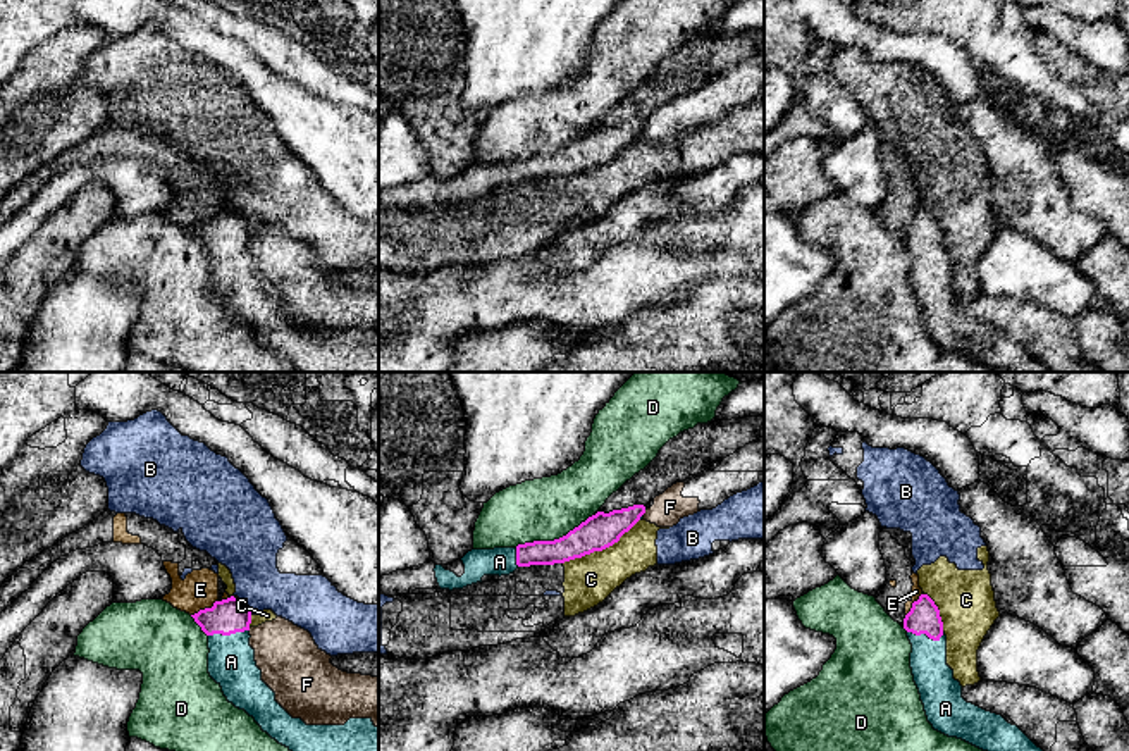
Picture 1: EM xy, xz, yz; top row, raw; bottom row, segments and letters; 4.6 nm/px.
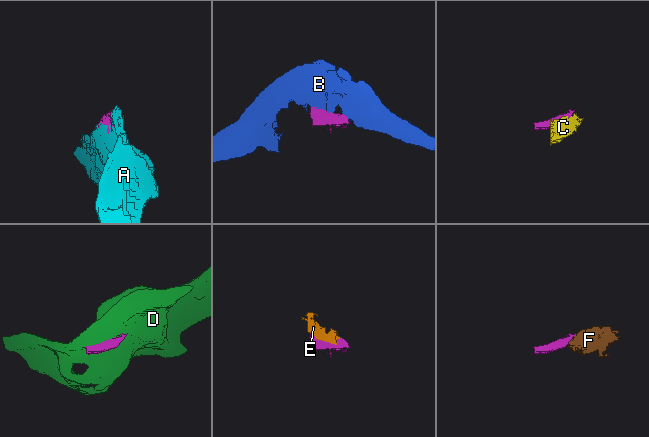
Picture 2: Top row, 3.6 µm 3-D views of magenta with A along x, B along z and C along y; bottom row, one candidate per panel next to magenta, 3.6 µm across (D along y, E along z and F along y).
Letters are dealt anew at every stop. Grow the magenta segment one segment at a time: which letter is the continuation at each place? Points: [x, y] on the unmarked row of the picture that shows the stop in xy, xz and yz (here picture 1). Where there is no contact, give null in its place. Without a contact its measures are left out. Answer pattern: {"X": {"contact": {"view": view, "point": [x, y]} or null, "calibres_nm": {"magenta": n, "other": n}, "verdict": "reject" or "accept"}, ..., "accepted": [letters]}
{"A": {"contact": {"view": "xy", "point": [228, 248]}, "calibres_nm": {"magenta": 170, "other": 220}, "verdict": "accept"}, "B": {"contact": {"view": "xy", "point": [241, 214]}, "calibres_nm": {"magenta": 170, "other": 280}, "verdict": "reject"}, "C": {"contact": {"view": "xz", "point": [601, 164]}, "calibres_nm": {"magenta": 160, "other": 220}, "verdict": "reject"}, "D": {"contact": {"view": "xz", "point": [555, 154]}, "calibres_nm": {"magenta": 160, "other": 300}, "verdict": "reject"}, "E": {"contact": {"view": "xy", "point": [205, 223]}, "calibres_nm": {"magenta": 170, "other": 180}, "verdict": "reject"}, "F": {"contact": {"view": "xz", "point": [644, 126]}, "calibres_nm": {"magenta": 160, "other": 150}, "verdict": "reject"}, "accepted": ["A"]}

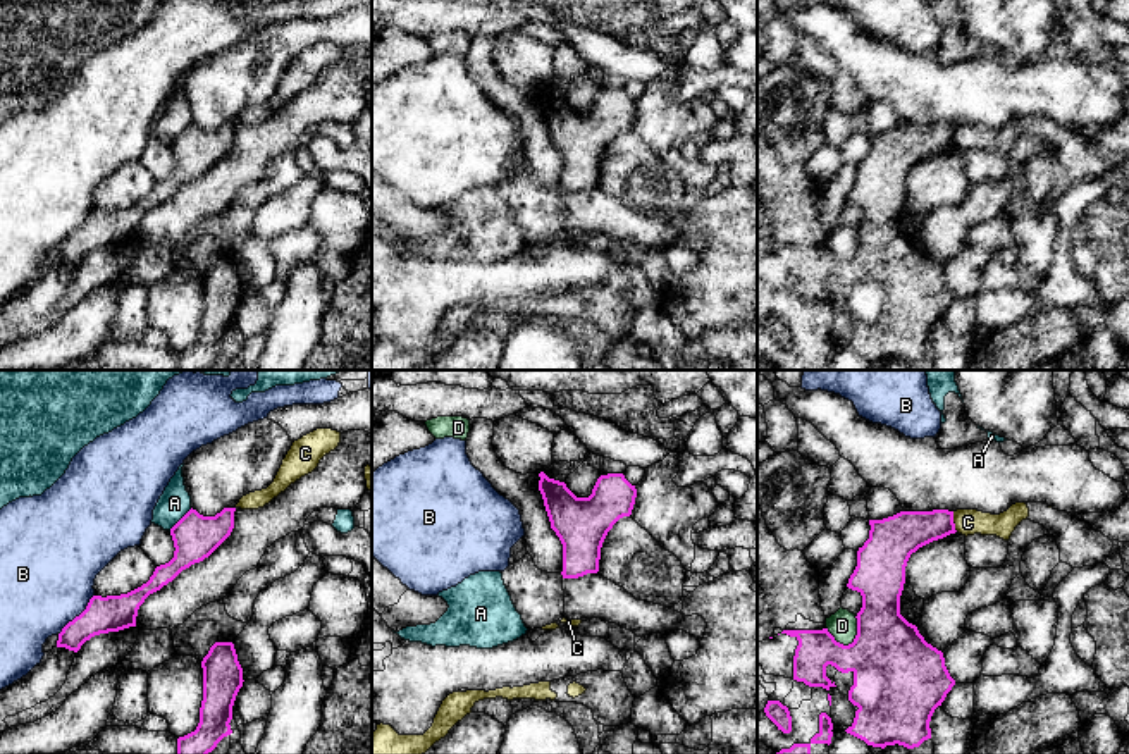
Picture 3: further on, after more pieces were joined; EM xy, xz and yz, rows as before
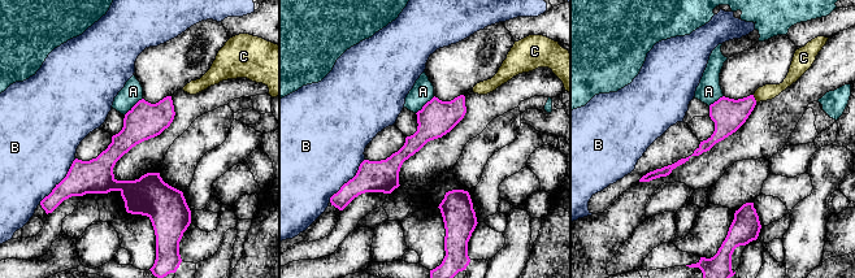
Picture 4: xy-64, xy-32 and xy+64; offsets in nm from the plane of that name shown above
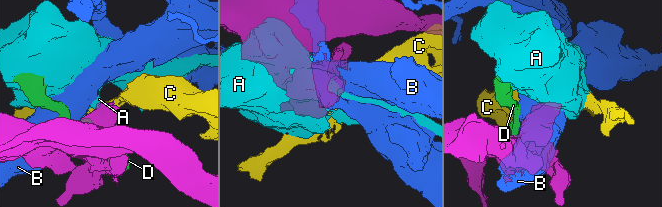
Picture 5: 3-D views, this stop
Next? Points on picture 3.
{"A": {"contact": {"view": "xy", "point": [179, 135]}, "calibres_nm": {"magenta": 220, "other": 150}, "verdict": "reject"}, "B": {"contact": {"view": "xy", "point": [80, 229]}, "calibres_nm": {"magenta": 170, "other": 440}, "verdict": "reject"}, "C": {"contact": {"view": "yz", "point": [952, 136]}, "calibres_nm": {"magenta": 200, "other": 130}, "verdict": "reject"}, "D": {"contact": {"view": "yz", "point": [849, 259]}, "calibres_nm": {"magenta": 400, "other": 140}, "verdict": "reject"}, "accepted": []}

